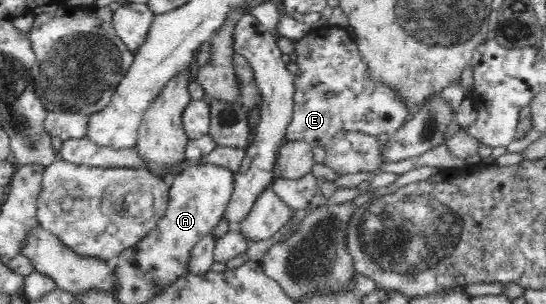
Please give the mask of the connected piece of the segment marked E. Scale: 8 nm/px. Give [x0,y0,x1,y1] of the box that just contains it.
[285,26,411,146]

